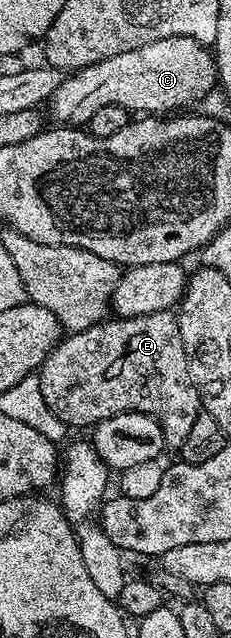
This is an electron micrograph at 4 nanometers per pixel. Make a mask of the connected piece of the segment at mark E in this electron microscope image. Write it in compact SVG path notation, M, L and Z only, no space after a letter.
M157 311L151 315L137 315L135 319L125 317L114 317L114 320L112 319L97 323L95 327L67 334L55 347L54 352L42 362L37 377L40 381L40 393L44 393L44 401L48 405L48 409L52 409L52 413L56 413L56 417L60 417L60 421L64 421L67 428L70 429L74 429L74 427L87 427L87 429L90 429L97 425L101 419L107 419L113 415L128 413L129 411L139 411L141 415L151 415L161 425L167 448L182 448L193 423L196 421L196 417L200 414L200 404L198 402L198 390L190 376L190 362L186 356L184 341L180 341L180 325L178 324L177 314L174 311Z

